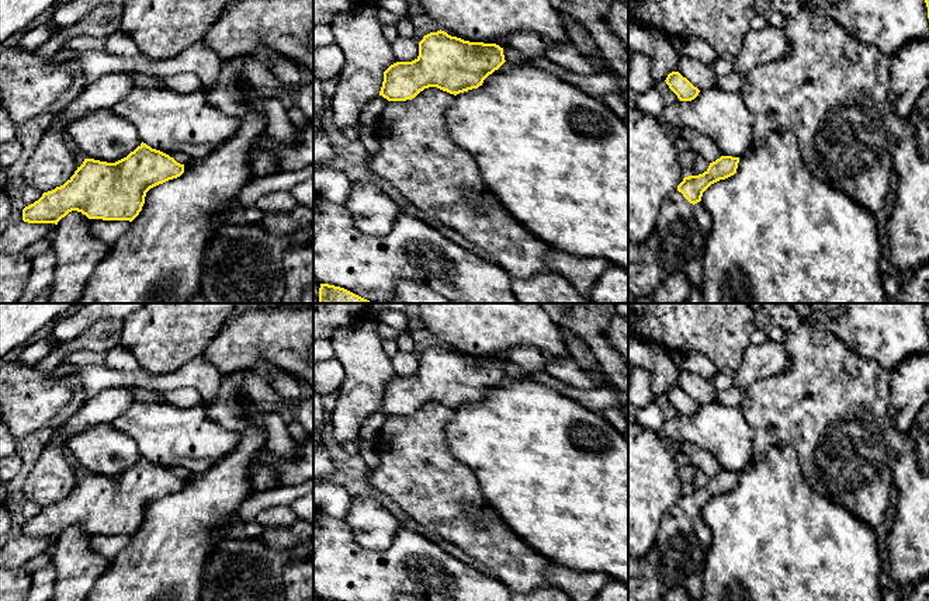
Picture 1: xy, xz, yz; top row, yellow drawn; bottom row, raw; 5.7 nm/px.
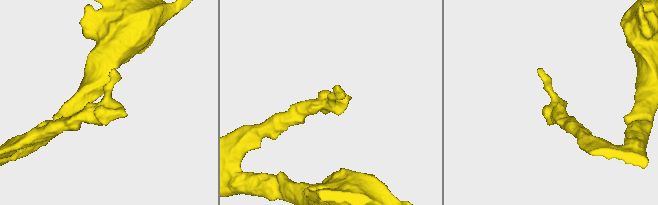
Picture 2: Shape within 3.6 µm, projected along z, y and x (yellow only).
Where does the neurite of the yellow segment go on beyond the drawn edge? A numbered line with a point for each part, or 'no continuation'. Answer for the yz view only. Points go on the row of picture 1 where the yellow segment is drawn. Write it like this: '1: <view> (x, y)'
1: yz (678, 239)

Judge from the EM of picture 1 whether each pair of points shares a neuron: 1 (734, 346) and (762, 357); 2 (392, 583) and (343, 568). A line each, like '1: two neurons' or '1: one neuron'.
1: two neurons
2: one neuron

